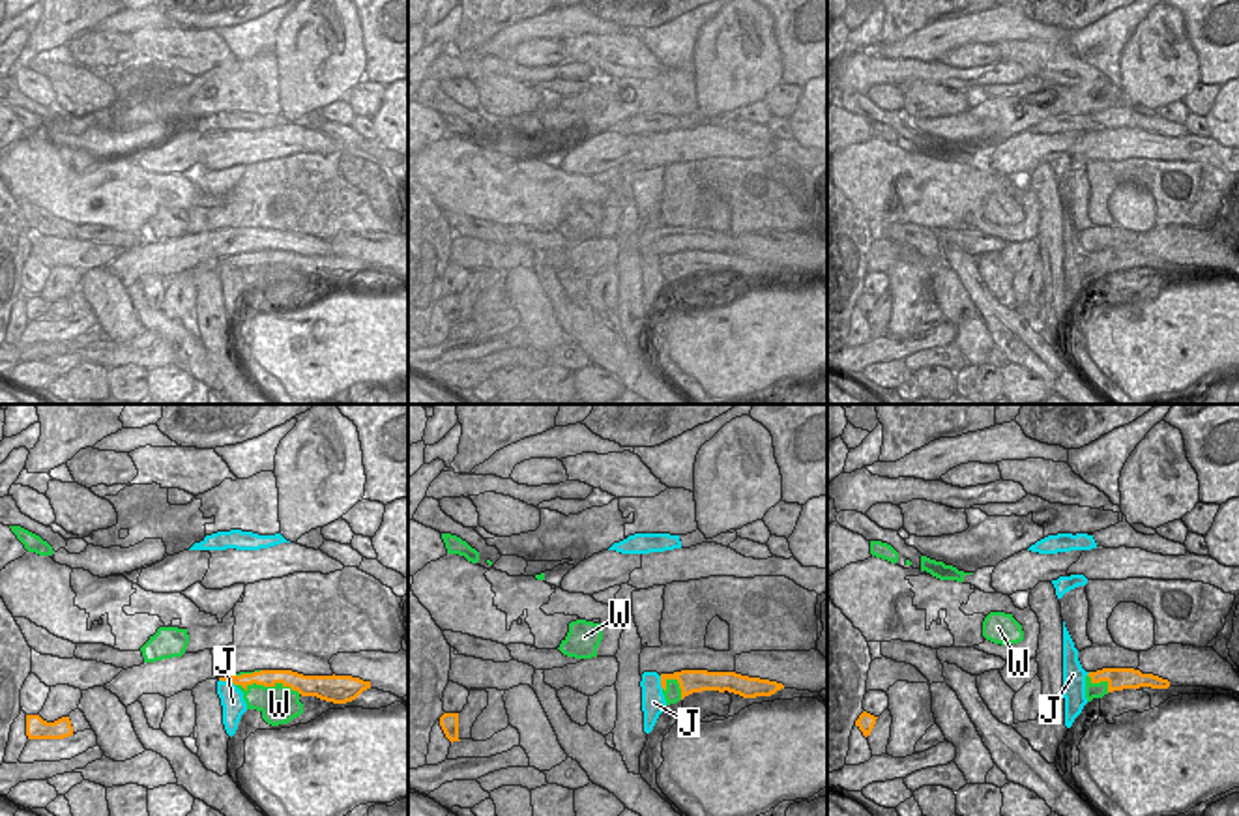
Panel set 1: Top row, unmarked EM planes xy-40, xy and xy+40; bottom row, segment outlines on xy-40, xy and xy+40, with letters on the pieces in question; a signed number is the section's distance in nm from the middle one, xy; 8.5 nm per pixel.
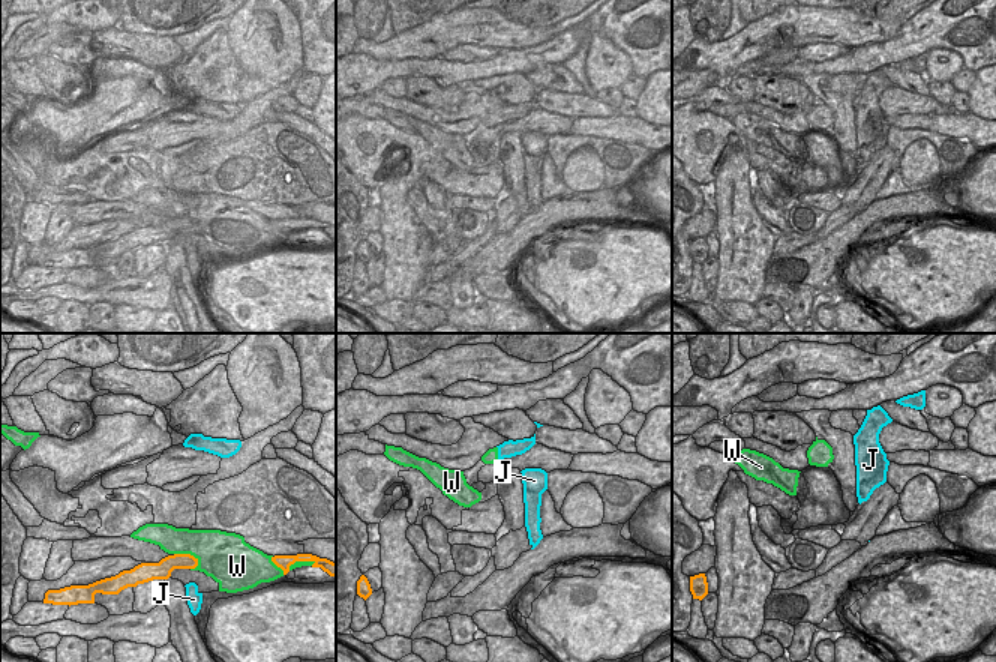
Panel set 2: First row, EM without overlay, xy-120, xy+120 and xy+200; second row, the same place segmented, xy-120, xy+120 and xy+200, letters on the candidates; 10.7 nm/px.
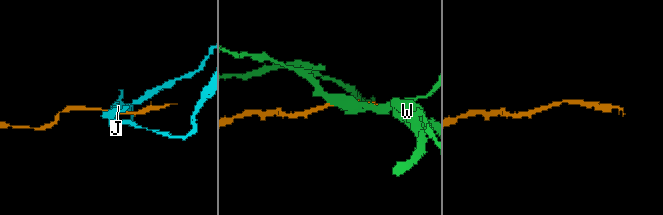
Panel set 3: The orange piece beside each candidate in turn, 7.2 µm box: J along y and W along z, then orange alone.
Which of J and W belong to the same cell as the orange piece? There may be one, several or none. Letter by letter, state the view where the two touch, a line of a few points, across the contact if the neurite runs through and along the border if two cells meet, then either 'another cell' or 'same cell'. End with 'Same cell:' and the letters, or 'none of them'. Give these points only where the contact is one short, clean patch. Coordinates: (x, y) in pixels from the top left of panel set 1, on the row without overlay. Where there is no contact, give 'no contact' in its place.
J: xy-40 | xy-40 (219, 259), (234, 266) | another cell
W: xy-40 | another cell
Same cell: none of them

